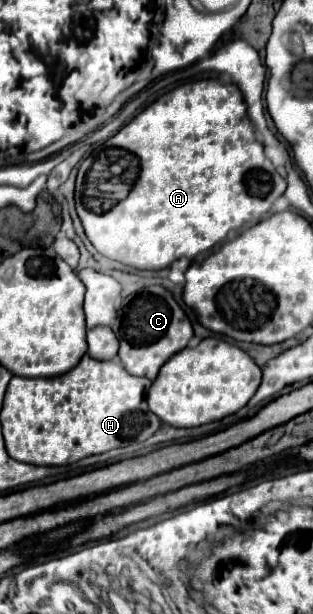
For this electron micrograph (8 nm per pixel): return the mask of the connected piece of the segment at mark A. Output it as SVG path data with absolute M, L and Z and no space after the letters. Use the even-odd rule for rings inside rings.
M205 78L205 80L187 82L183 86L177 86L171 92L163 94L151 106L147 106L141 114L137 114L129 124L125 124L115 136L111 136L105 144L101 144L97 148L97 152L91 158L87 158L81 164L81 168L79 168L77 188L75 188L75 204L77 204L77 214L79 214L81 222L83 222L85 234L91 240L91 244L97 248L97 252L101 252L103 256L107 256L111 260L117 260L121 264L127 264L127 266L133 266L133 268L139 268L139 270L161 270L161 268L171 266L179 258L189 258L191 260L199 252L213 248L217 242L225 240L225 236L231 230L241 228L245 222L261 220L261 216L271 210L273 202L279 196L283 196L285 188L287 188L285 178L277 174L277 170L273 168L271 160L263 152L263 144L257 142L257 138L255 138L255 130L253 130L251 120L247 116L247 104L245 104L243 94L239 92L239 88L235 84L231 84L231 82L223 84L219 80ZM107 200L115 200L115 202L105 212Z

